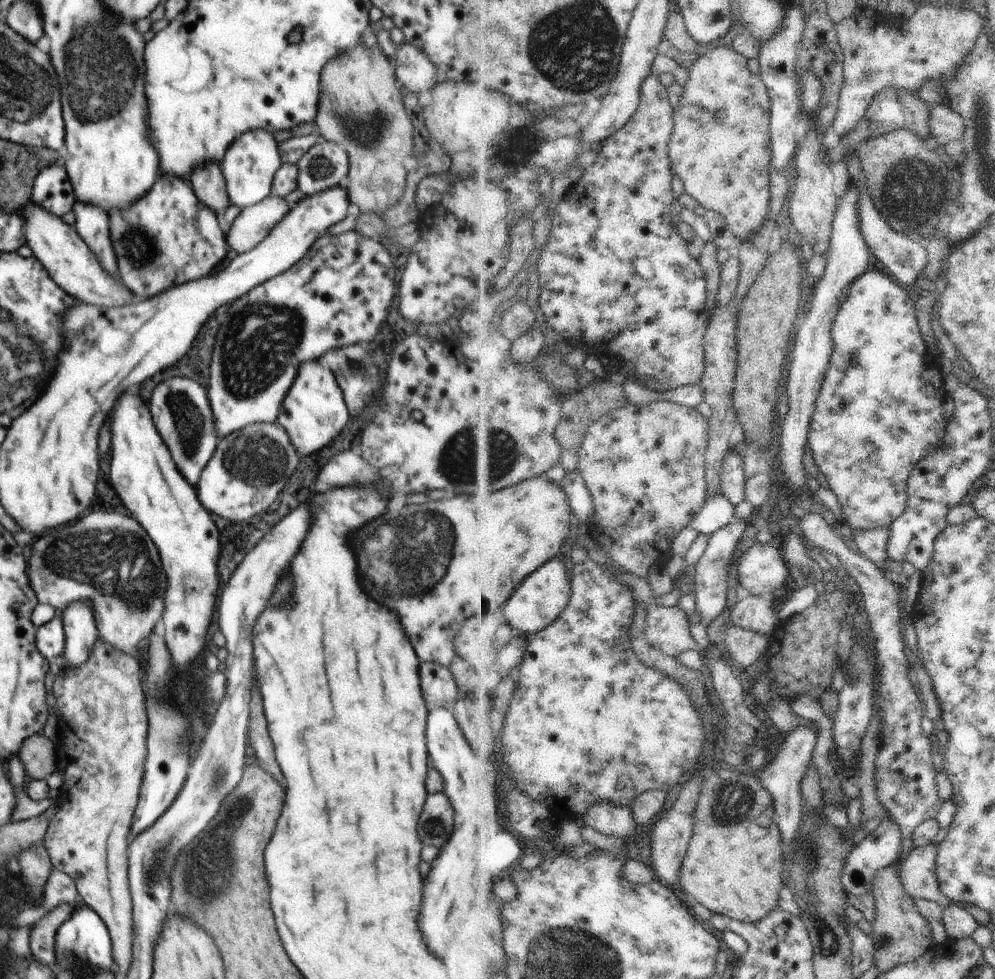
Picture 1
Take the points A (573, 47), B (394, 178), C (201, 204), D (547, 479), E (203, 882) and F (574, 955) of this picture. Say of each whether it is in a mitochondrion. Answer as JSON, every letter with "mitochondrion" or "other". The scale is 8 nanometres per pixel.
{"A":"mitochondrion","B":"other","C":"other","D":"other","E":"mitochondrion","F":"mitochondrion"}

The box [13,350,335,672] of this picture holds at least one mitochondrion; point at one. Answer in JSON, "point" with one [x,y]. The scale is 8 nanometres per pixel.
{"point":[100,560]}

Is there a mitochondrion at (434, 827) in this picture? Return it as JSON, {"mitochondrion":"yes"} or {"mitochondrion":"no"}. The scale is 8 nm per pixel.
{"mitochondrion":"yes"}

